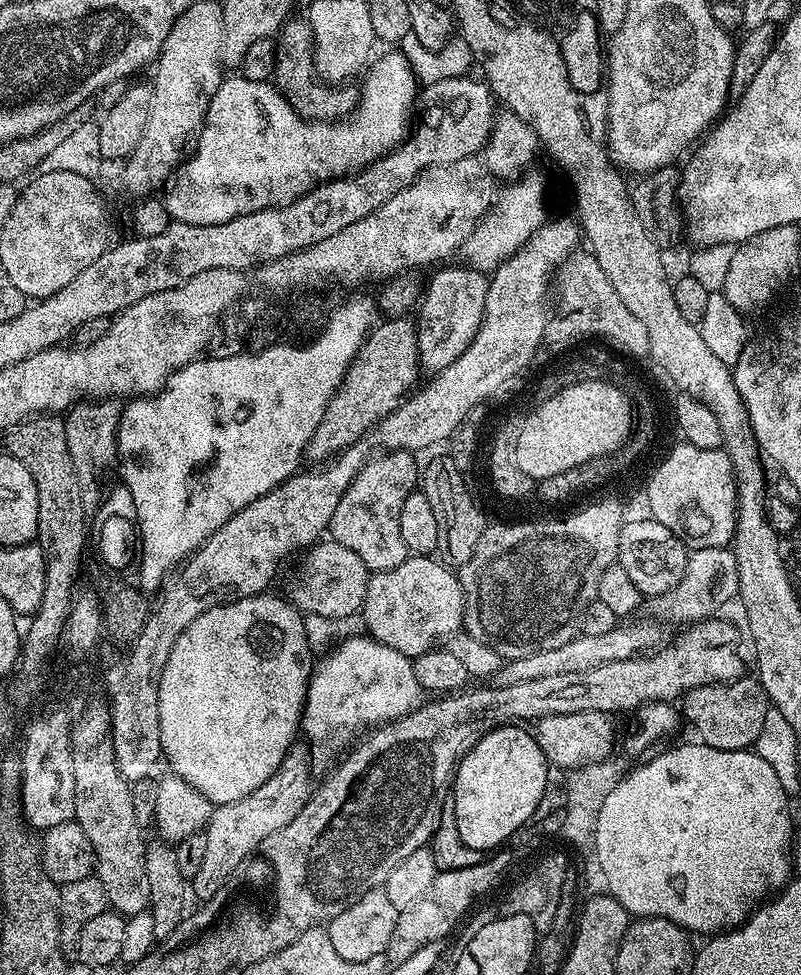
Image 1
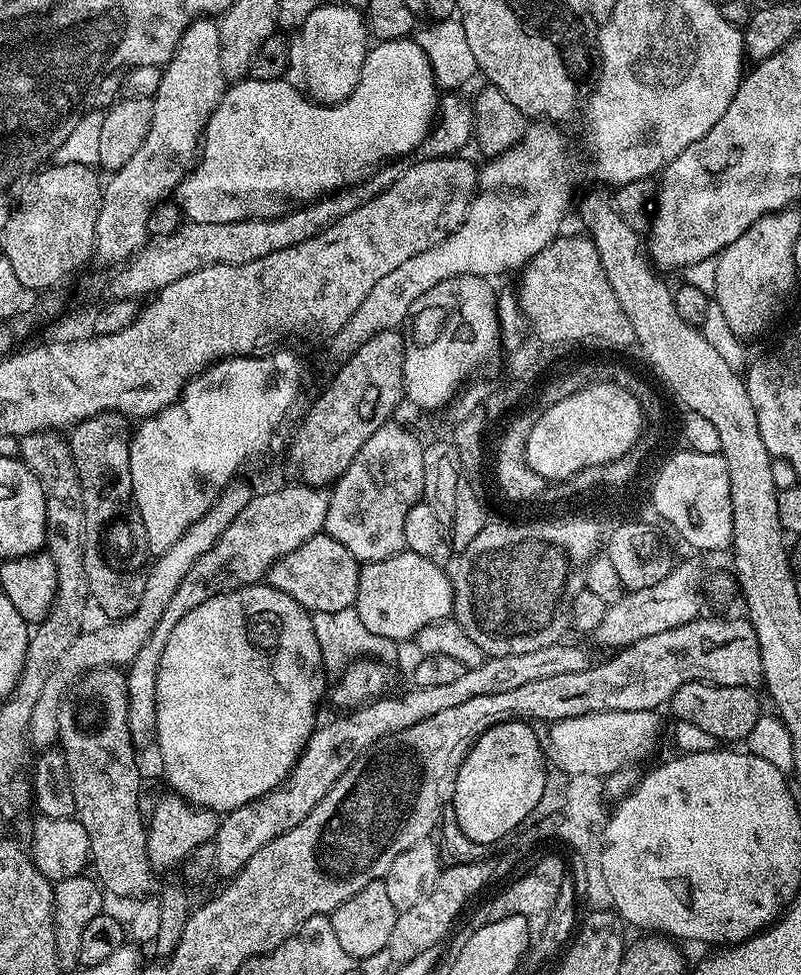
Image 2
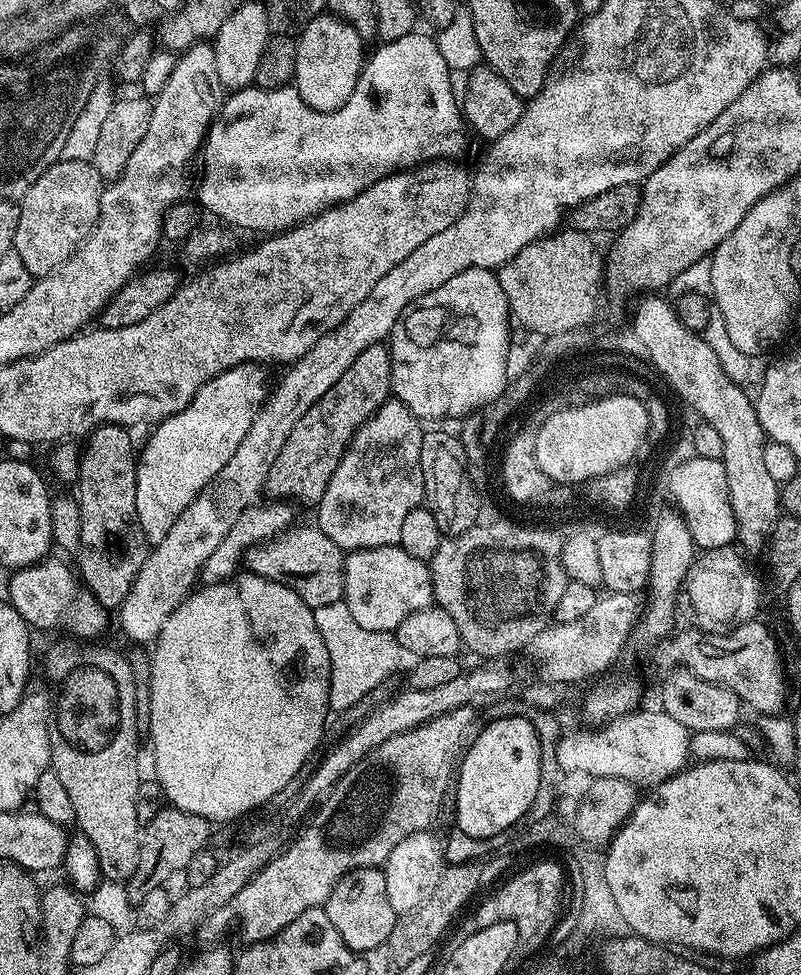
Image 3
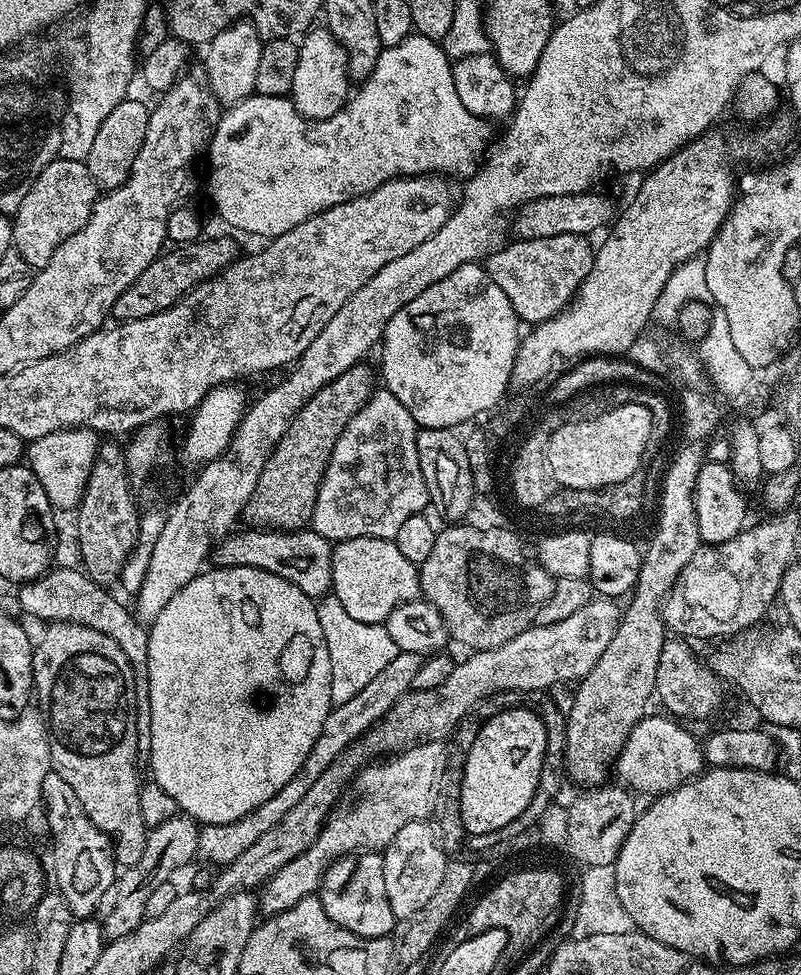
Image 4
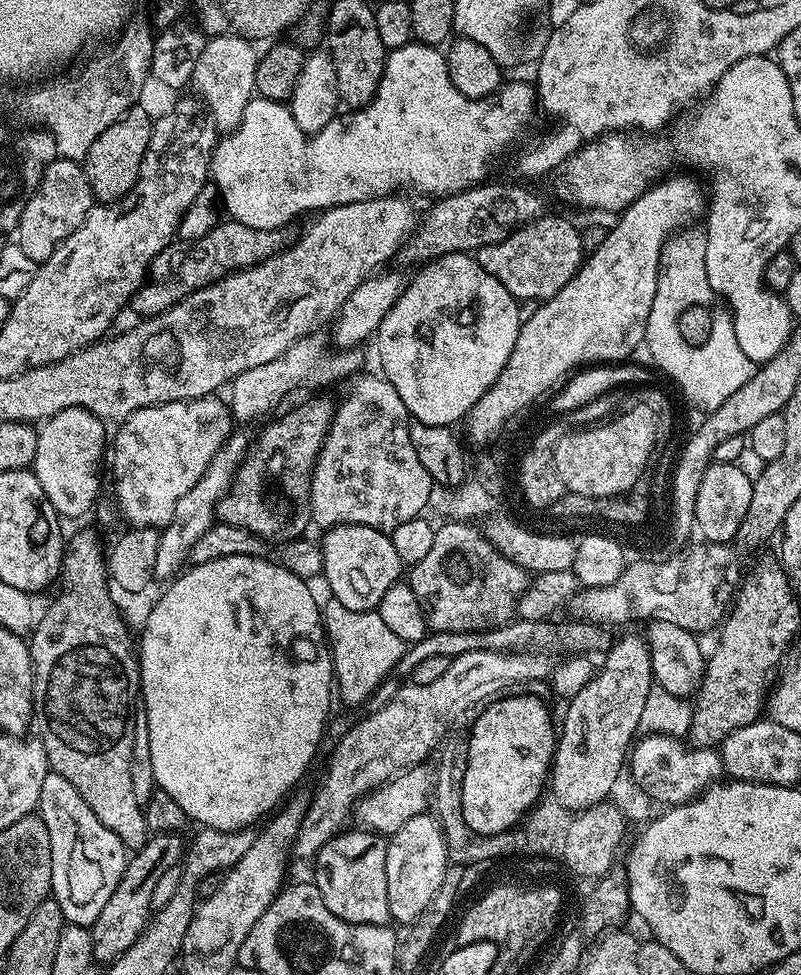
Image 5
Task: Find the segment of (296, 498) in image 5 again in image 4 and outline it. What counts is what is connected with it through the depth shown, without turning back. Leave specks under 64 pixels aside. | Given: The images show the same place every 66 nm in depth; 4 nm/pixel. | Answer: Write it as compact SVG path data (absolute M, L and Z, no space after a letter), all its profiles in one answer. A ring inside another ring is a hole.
M364 362L356 364L343 372L337 380L324 384L322 390L318 390L314 398L306 401L302 410L292 419L276 449L262 466L254 494L250 494L248 504L244 507L242 516L245 521L248 519L252 523L249 525L267 526L282 532L309 527L320 483L334 450L334 442L338 442L342 430L346 430L346 422L350 422L355 412L362 410L377 387L377 373L373 369L371 372L366 365Z

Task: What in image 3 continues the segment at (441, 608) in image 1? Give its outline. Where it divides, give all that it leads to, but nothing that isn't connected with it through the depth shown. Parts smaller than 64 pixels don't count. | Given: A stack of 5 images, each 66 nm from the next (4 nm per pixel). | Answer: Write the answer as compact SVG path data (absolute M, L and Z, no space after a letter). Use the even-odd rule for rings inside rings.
M394 544L348 552L344 557L344 595L342 599L349 607L354 620L363 629L395 633L396 627L406 618L410 618L410 614L433 607L431 567L425 561L414 558L414 554L406 554L404 548Z

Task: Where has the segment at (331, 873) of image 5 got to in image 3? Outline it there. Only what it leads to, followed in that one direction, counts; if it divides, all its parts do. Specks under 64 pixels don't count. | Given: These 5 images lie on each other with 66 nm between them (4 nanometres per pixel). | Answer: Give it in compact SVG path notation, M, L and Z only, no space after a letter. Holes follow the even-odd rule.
M357 868L355 872L343 876L322 907L334 930L338 930L342 942L346 942L346 946L355 952L385 947L398 917L394 906L390 906L386 878L380 868Z

